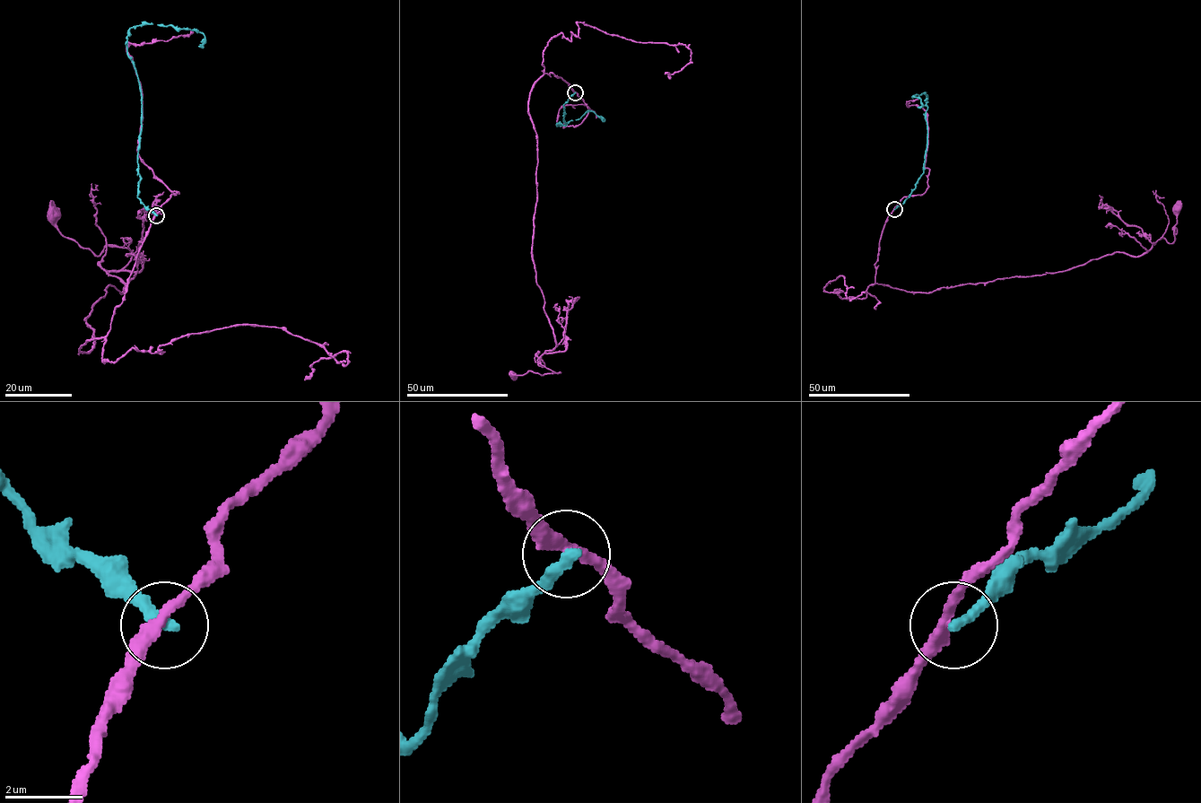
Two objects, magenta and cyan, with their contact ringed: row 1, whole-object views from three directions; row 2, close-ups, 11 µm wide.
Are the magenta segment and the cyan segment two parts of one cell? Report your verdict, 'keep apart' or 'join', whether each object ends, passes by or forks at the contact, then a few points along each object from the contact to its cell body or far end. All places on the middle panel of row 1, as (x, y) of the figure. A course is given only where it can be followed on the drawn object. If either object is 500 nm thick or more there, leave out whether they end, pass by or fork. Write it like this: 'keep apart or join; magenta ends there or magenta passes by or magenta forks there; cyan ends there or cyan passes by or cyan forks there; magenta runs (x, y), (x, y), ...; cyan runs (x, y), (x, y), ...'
keep apart; magenta passes by; cyan ends there; magenta runs (575, 92), (544, 73), (528, 101), (537, 159), (532, 256), (556, 344), (540, 362), (560, 372), (511, 378); cyan runs (575, 92), (563, 105), (566, 125), (557, 126), (578, 119), (587, 110), (592, 110), (603, 120), (601, 116)

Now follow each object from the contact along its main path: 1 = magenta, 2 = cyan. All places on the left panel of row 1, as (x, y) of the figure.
1: (156, 214), (86, 353), (92, 307), (125, 287), (98, 262), (120, 270), (130, 250), (65, 237), (51, 200)
2: (156, 215), (137, 196), (142, 94), (127, 54), (127, 31), (145, 24), (197, 30), (204, 37), (199, 47)

